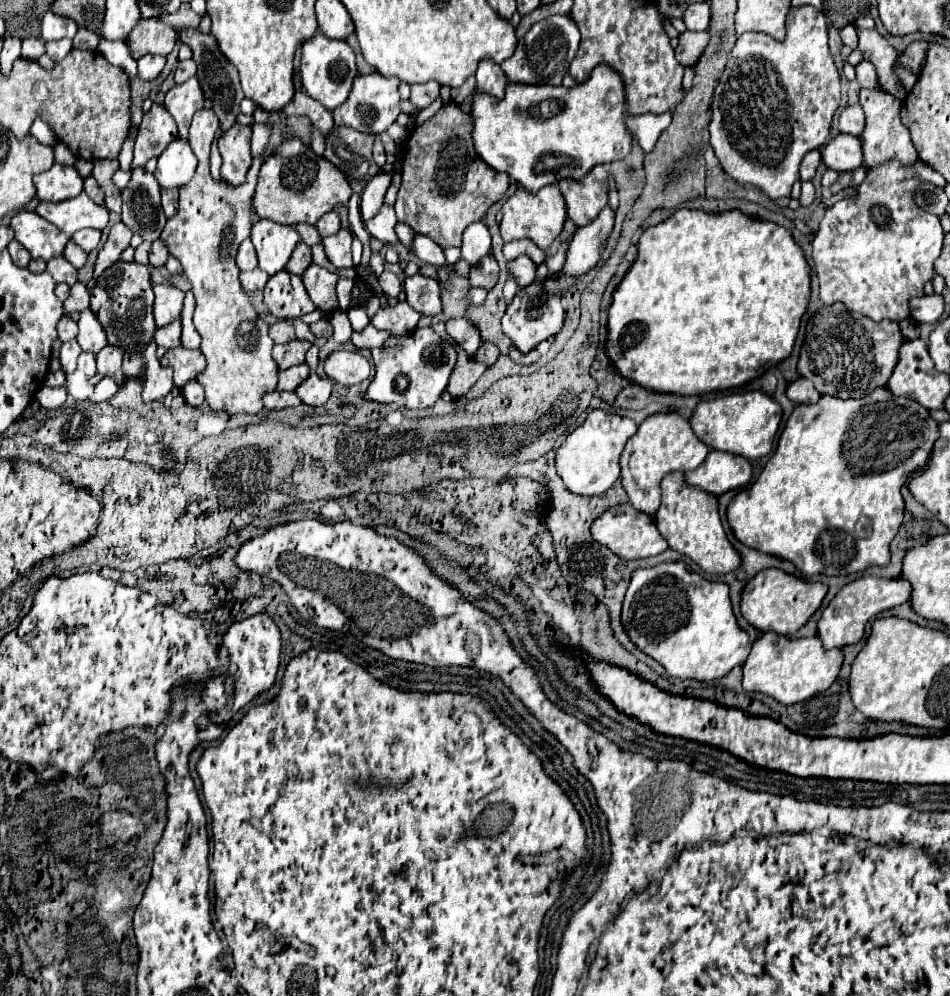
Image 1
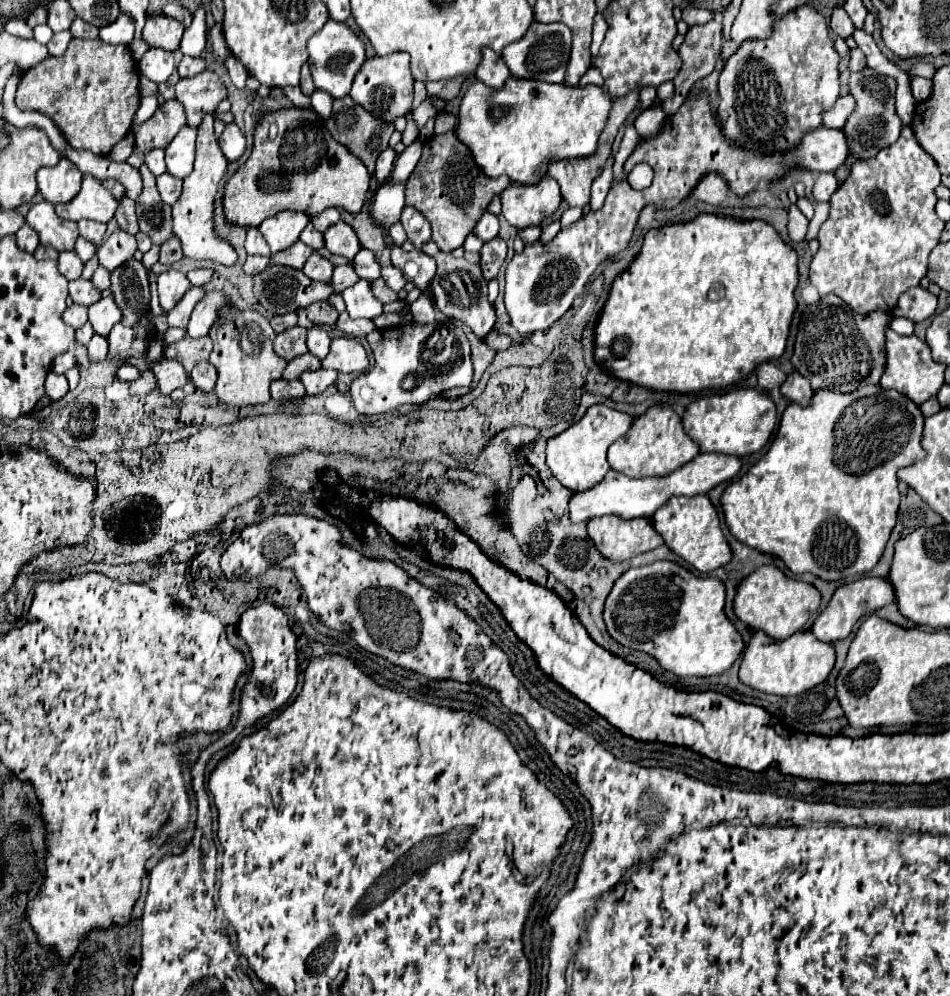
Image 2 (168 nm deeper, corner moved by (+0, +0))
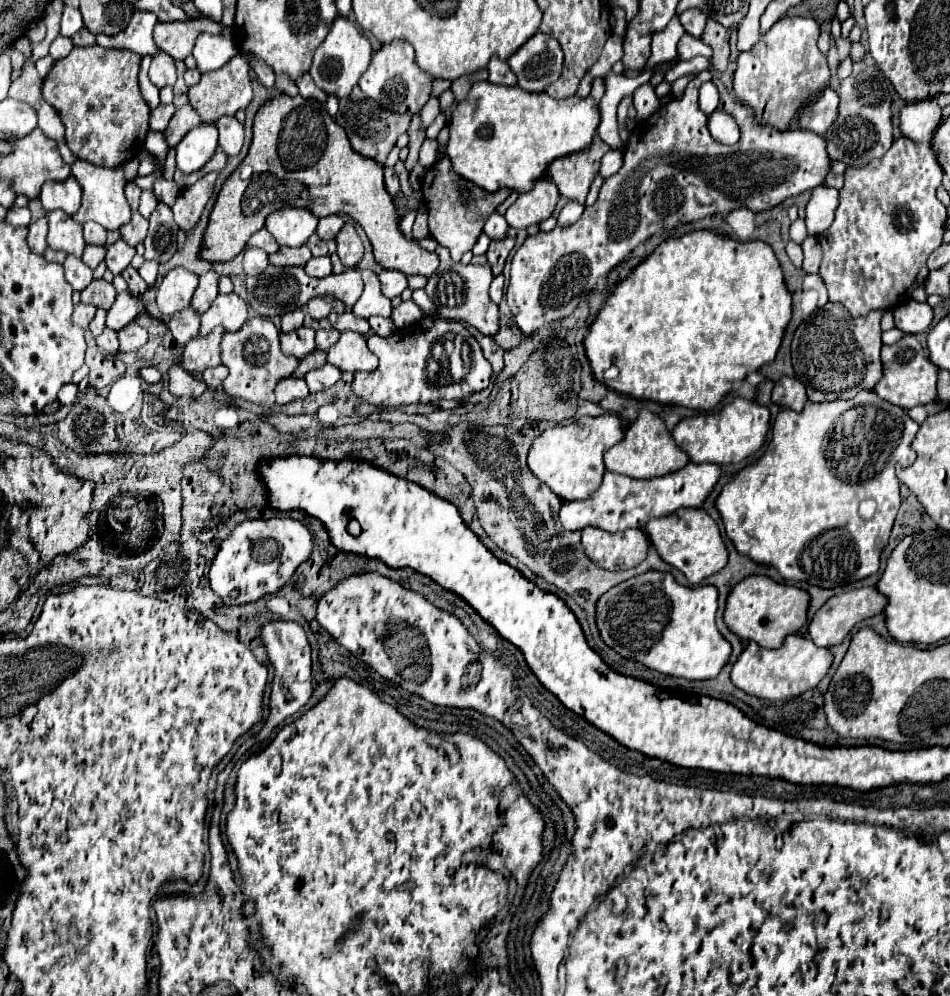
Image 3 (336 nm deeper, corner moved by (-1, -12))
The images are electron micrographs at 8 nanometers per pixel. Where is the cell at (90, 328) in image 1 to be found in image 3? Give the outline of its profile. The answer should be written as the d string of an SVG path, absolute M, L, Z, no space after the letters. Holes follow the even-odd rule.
M124 291L124 293L118 293L114 305L110 307L108 311L108 317L106 317L106 325L108 327L114 327L116 331L120 331L122 327L126 327L128 323L132 323L138 315L138 305L140 305L140 299L134 297L130 291Z

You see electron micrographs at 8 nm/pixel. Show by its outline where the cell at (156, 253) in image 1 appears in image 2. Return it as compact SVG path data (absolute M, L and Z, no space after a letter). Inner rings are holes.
M173 235L173 237L169 237L169 239L161 245L159 261L161 261L163 265L171 265L171 263L179 261L181 257L183 257L183 253L181 253L181 243L179 243L179 239Z

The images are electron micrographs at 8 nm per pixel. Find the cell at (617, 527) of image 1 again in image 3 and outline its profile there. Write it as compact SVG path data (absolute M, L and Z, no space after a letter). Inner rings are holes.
M584 527L582 547L594 565L606 571L618 571L640 565L646 559L650 543L640 529L608 533L598 527Z

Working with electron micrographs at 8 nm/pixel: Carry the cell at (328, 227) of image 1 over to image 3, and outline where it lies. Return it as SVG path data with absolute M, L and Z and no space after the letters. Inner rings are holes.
M328 215L324 219L320 219L320 225L316 229L316 233L320 235L320 239L328 241L328 239L336 239L338 231L344 225L344 217L342 215Z

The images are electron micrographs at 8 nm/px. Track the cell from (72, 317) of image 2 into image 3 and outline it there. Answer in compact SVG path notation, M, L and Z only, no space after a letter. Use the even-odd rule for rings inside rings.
M78 303L76 307L74 307L74 323L78 323L80 327L88 327L88 323L92 321L92 317L94 317L94 313L96 313L96 307L94 305L88 305L88 303Z

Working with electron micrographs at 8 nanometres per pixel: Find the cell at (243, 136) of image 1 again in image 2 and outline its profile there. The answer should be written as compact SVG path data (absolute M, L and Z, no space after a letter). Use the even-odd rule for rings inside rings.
M235 123L225 127L223 135L219 137L219 147L229 163L235 163L241 159L241 155L245 153L245 135Z

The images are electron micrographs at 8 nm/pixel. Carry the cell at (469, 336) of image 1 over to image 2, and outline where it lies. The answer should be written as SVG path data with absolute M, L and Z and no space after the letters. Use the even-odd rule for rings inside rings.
M429 241L427 245L423 245L423 251L429 253L437 261L437 275L433 277L431 291L437 297L449 299L449 313L443 313L443 315L465 323L479 339L485 339L485 335L495 325L495 309L487 301L487 281L481 275L479 263L469 263L465 259L455 259L449 253L439 251L439 247L433 241ZM471 289L473 289L473 295L471 295Z

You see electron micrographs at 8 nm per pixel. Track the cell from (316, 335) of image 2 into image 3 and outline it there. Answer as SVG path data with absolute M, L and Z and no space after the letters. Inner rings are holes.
M334 327L320 329L320 331L316 331L316 347L320 351L328 351L338 341L338 337L340 337L340 331Z

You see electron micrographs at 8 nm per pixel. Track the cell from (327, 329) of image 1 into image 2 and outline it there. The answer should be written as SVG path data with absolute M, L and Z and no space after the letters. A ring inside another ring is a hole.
M319 301L319 303L313 303L307 307L307 317L313 325L321 325L321 327L333 327L339 313L327 303L327 301Z

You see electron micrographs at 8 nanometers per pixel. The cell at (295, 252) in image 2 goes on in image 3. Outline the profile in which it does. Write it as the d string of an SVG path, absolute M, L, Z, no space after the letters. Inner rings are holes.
M306 245L280 247L280 251L270 255L270 263L280 265L280 267L286 267L286 265L302 265L304 267L310 257L312 257L312 253L310 253L310 249Z

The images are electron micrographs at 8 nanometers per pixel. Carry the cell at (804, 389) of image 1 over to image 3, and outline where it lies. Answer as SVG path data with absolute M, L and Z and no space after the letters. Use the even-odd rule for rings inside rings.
M780 377L772 389L772 401L780 407L802 411L806 399L806 387L796 377Z

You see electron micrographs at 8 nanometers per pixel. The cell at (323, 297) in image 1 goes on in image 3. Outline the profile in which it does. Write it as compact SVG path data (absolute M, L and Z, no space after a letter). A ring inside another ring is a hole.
M312 257L304 265L304 269L310 277L326 277L332 273L332 263L330 263L330 257Z

